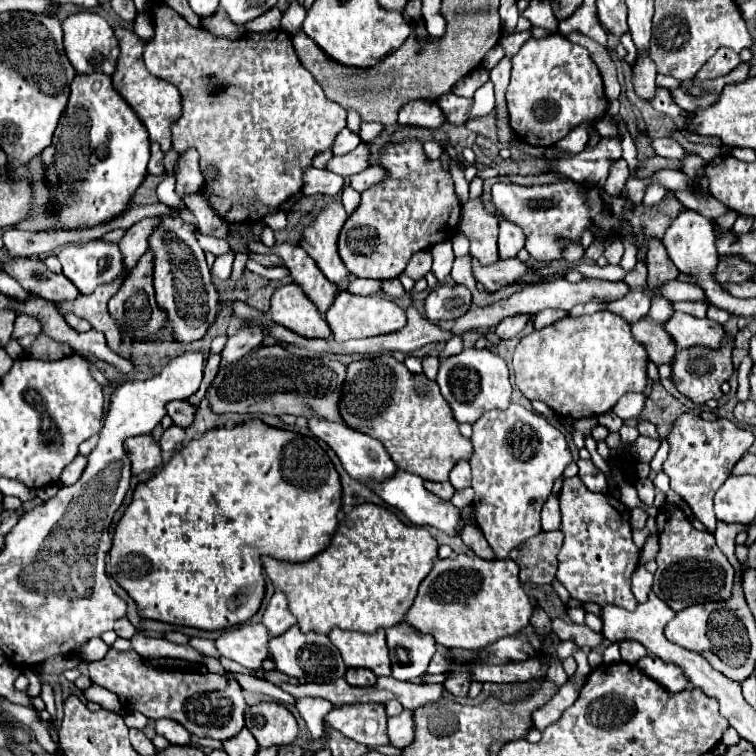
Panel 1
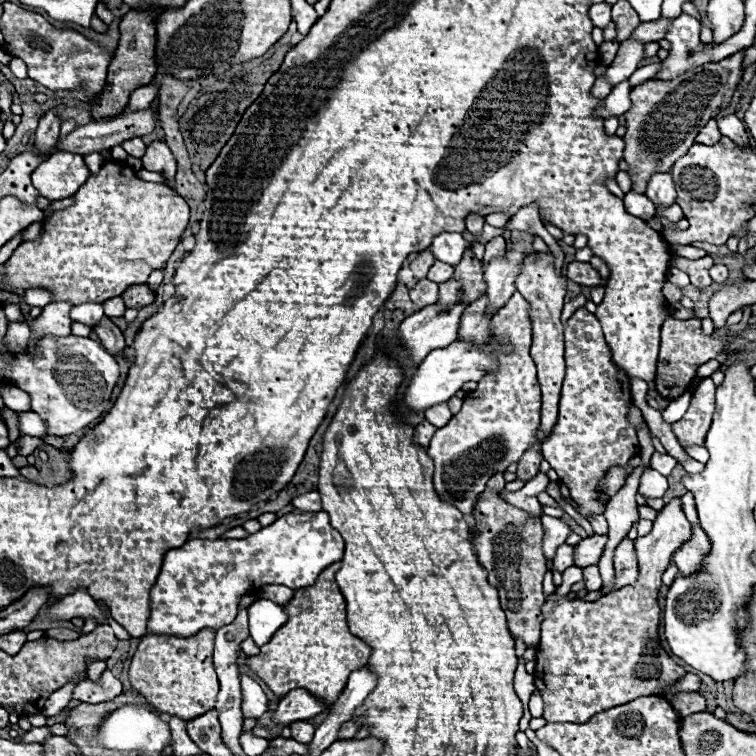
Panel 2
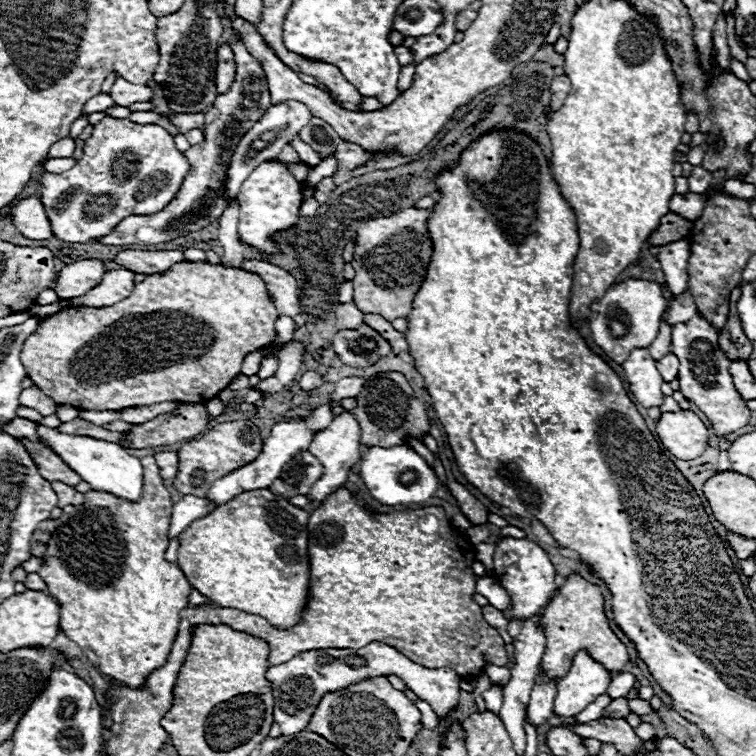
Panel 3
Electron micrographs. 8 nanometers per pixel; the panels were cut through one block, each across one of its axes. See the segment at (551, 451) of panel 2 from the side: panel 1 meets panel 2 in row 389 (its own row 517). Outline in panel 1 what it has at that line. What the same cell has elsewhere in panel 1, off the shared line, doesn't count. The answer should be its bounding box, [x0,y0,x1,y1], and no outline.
[558,476,638,610]

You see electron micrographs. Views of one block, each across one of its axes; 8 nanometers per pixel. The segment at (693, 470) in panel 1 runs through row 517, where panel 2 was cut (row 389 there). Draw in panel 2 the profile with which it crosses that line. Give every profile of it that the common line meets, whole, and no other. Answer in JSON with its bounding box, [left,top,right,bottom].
[672,378,716,448]

